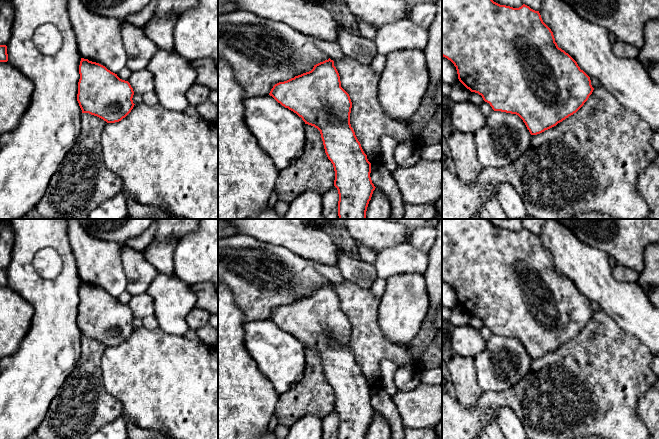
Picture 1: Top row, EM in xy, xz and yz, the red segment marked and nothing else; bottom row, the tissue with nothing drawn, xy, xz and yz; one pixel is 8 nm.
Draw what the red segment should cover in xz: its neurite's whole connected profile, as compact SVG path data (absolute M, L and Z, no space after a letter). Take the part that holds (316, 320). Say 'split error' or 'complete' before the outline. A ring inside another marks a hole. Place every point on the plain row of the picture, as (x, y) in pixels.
complete; M329 282L314 289L309 296L275 308L269 319L301 341L305 348L320 355L325 377L335 395L334 410L339 418L338 439L366 439L376 411L370 401L371 387L351 351L352 326L349 318L341 311L334 285Z

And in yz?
complete; M442 219L442 280L454 288L459 305L467 313L481 319L494 335L518 339L531 359L540 358L576 337L594 314L590 301L558 271L539 235L525 228L519 232L500 229L488 219Z

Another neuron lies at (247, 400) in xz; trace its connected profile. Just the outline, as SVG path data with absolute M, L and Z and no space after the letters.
M218 284L218 439L258 439L268 430L275 413L279 394L272 383L260 372L257 363L244 344L244 314L236 305L233 293Z

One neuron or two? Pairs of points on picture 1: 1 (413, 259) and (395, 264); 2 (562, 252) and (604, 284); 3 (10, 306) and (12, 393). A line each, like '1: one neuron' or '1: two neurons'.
1: one neuron
2: one neuron
3: two neurons

